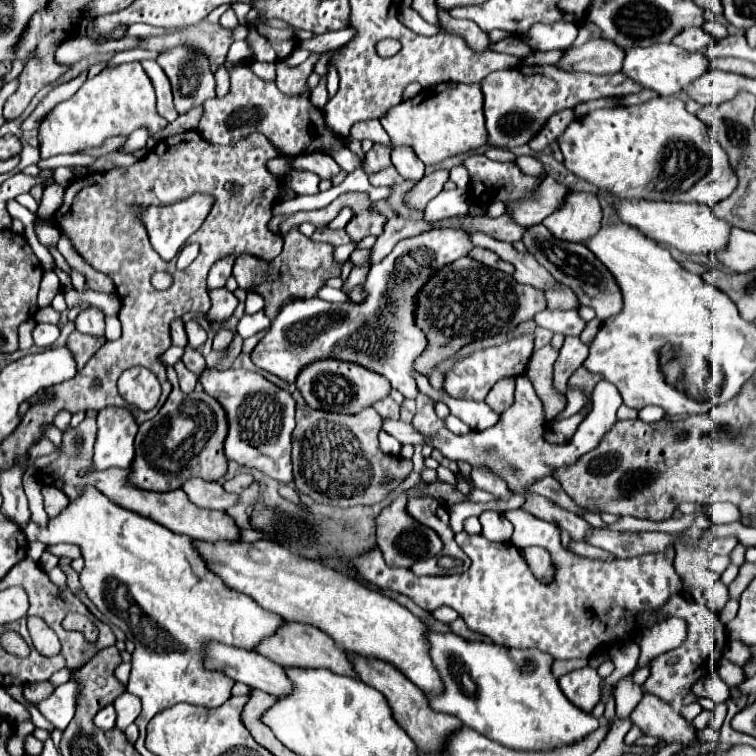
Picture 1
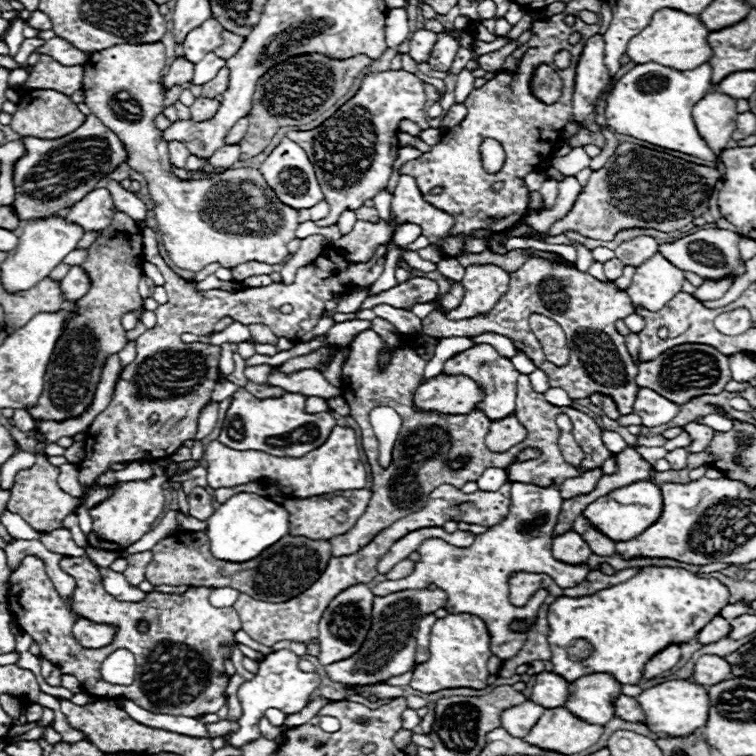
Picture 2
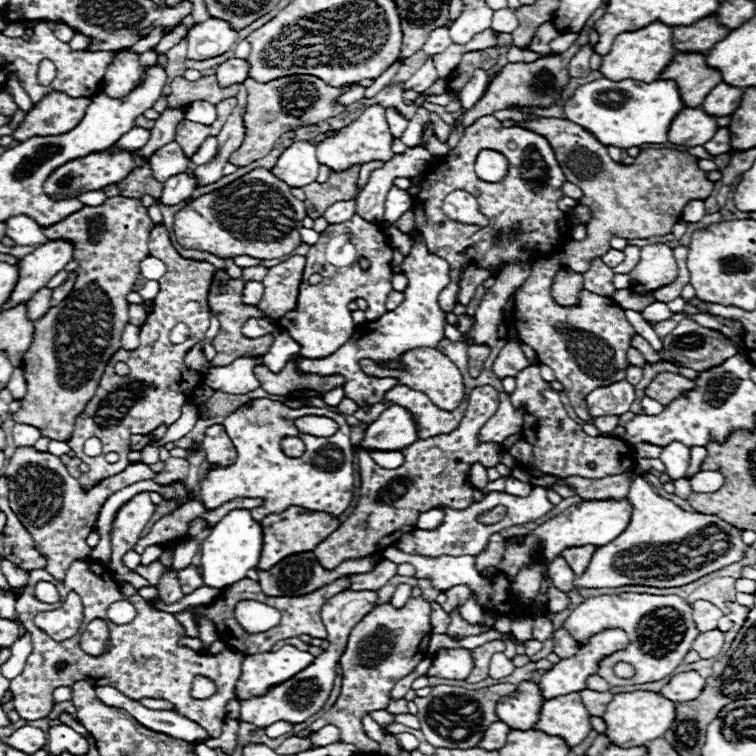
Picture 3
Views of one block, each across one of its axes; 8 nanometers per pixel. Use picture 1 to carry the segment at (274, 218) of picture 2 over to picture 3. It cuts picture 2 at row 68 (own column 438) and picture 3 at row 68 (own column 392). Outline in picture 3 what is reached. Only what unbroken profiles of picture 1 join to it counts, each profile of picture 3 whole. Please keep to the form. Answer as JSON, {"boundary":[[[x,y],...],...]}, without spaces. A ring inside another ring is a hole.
{"boundary":[[[116,50],[112,64],[104,74],[104,92],[110,98],[126,96],[140,80],[146,68],[140,66],[140,54],[128,50]]]}

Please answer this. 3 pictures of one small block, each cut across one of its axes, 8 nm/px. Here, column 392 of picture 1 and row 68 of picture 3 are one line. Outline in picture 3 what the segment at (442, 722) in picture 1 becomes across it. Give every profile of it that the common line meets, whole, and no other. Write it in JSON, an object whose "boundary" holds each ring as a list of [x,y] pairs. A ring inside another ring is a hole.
{"boundary":[[[676,54],[672,64],[660,74],[660,78],[672,78],[680,86],[684,106],[698,108],[710,90],[722,82],[720,70],[706,64],[706,54]]]}

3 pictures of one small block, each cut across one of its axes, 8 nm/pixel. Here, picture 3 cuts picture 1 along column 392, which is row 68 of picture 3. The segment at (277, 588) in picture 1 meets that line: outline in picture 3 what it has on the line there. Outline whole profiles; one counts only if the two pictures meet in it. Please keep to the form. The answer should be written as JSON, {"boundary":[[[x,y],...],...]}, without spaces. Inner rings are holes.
{"boundary":[[[652,22],[646,28],[634,30],[634,32],[624,32],[620,36],[616,36],[610,52],[606,56],[602,56],[602,66],[600,72],[602,76],[610,78],[610,80],[640,80],[640,82],[652,82],[660,76],[660,72],[664,70],[664,66],[668,66],[672,62],[672,58],[676,56],[676,48],[672,44],[672,26],[666,26],[662,22]]]}

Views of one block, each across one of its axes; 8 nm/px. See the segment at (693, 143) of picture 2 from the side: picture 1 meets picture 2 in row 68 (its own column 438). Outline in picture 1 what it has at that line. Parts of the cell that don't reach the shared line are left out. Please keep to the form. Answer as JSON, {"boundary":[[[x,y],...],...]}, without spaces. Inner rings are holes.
{"boundary":[[[426,630],[426,640],[430,642],[432,664],[438,668],[444,686],[440,694],[426,694],[430,708],[456,716],[464,726],[482,736],[514,750],[552,750],[562,744],[574,744],[598,728],[598,720],[592,714],[578,710],[560,692],[560,686],[552,676],[554,658],[546,652],[538,652],[536,648],[504,648],[494,642],[472,642],[454,632]]]}

